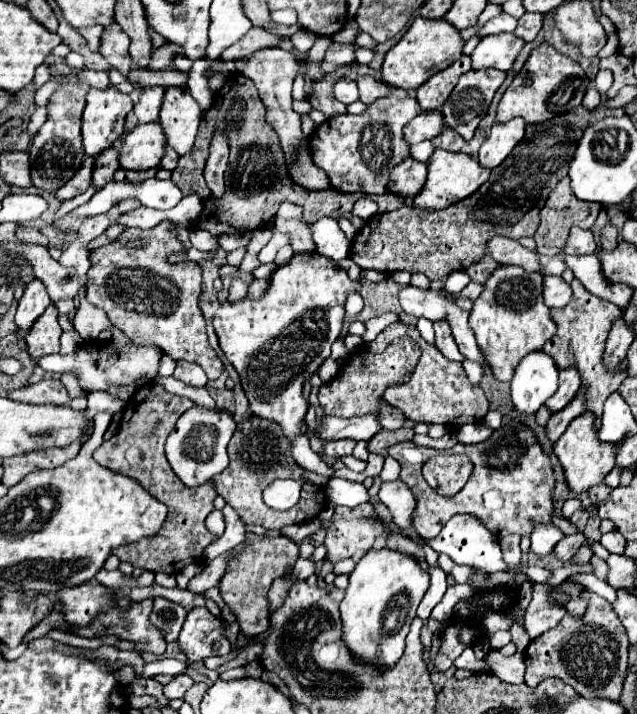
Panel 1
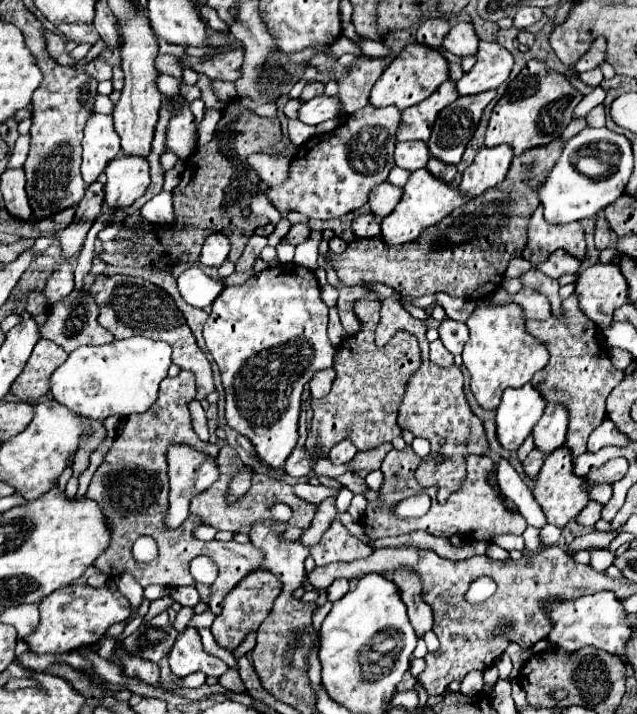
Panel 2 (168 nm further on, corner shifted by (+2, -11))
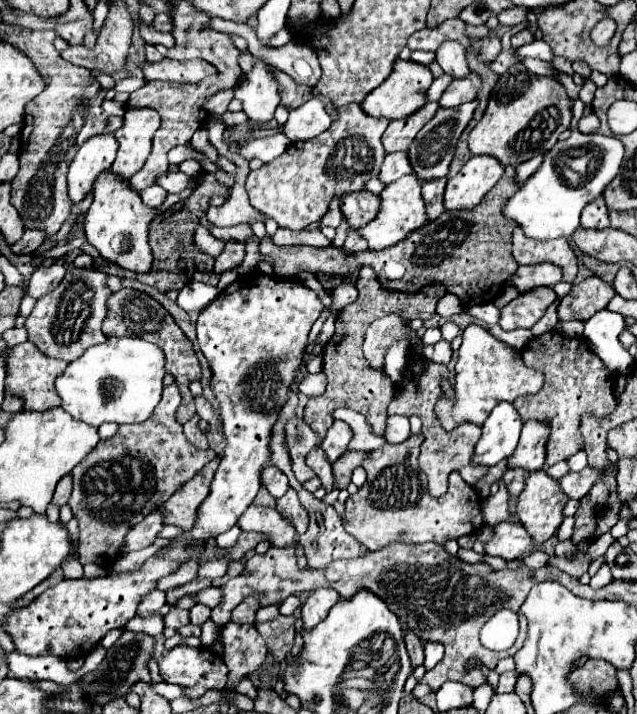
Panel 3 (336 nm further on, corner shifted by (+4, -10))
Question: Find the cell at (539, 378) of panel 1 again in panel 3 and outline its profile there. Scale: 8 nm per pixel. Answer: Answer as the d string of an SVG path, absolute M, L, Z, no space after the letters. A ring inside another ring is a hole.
M500 402L482 426L482 436L470 458L472 466L494 466L506 460L518 446L522 420L510 402Z

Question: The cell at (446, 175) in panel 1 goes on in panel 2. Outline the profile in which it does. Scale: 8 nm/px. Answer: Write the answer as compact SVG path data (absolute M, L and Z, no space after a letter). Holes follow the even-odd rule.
M418 169L410 175L408 183L404 185L404 195L402 195L400 205L388 217L384 217L380 221L380 233L384 235L384 239L388 239L388 243L410 243L412 239L418 239L418 235L422 231L440 223L454 209L462 207L470 199L472 197L468 193L464 193L458 185L438 179L426 169Z

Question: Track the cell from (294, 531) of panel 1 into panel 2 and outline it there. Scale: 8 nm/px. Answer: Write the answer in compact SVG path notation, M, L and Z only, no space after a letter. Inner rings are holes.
M182 607L182 609L178 611L176 621L174 621L174 627L178 629L178 633L182 633L182 631L186 629L186 625L188 625L188 621L190 621L192 615L194 615L194 609L192 609L192 607Z

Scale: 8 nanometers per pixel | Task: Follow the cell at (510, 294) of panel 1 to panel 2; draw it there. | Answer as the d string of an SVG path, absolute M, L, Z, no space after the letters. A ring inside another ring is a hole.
M516 303L476 305L466 325L470 329L470 339L464 345L462 359L472 375L470 389L484 409L496 409L506 387L522 387L548 363L544 343L526 331L524 309Z

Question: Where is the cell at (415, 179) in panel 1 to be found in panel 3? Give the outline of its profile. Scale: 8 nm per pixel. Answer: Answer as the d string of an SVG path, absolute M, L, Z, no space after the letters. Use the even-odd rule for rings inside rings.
M356 192L342 196L342 214L348 226L358 230L378 214L378 196L372 192Z

